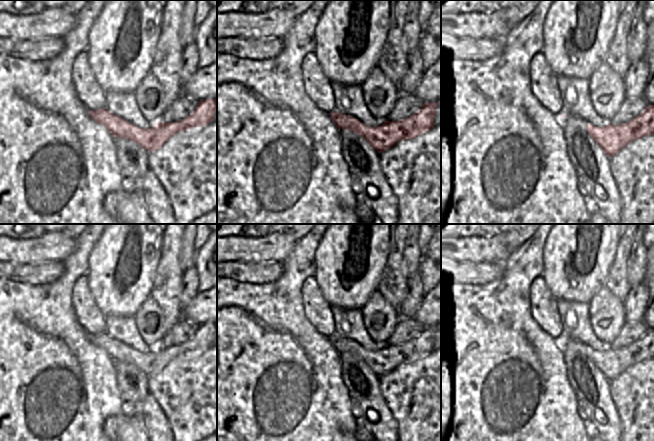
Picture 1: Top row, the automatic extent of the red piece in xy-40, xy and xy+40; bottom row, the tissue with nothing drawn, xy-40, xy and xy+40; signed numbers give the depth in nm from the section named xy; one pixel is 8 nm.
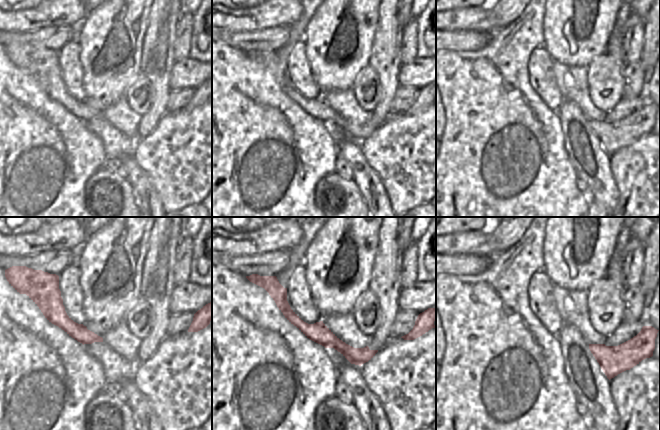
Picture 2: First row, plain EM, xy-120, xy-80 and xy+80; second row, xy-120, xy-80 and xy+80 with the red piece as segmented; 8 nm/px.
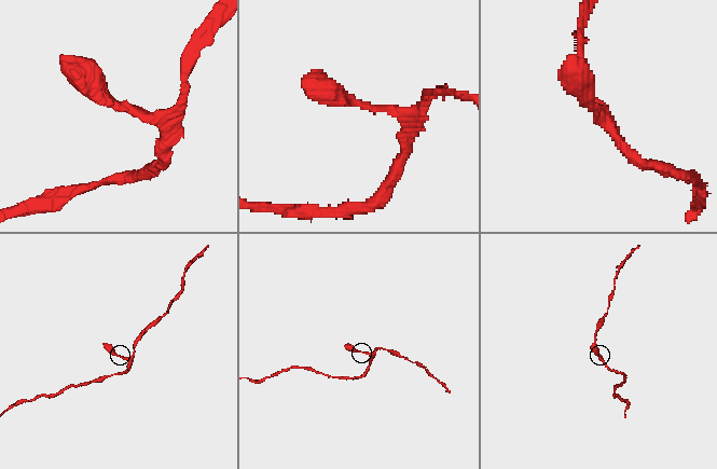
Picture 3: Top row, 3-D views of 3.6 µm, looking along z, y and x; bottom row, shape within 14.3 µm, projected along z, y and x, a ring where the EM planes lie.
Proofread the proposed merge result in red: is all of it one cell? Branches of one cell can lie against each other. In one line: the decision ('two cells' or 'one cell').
one cell

